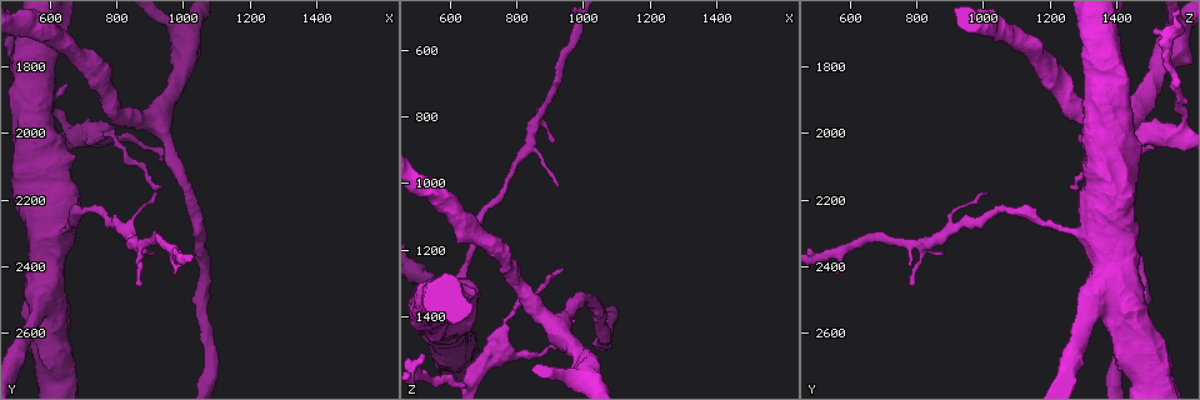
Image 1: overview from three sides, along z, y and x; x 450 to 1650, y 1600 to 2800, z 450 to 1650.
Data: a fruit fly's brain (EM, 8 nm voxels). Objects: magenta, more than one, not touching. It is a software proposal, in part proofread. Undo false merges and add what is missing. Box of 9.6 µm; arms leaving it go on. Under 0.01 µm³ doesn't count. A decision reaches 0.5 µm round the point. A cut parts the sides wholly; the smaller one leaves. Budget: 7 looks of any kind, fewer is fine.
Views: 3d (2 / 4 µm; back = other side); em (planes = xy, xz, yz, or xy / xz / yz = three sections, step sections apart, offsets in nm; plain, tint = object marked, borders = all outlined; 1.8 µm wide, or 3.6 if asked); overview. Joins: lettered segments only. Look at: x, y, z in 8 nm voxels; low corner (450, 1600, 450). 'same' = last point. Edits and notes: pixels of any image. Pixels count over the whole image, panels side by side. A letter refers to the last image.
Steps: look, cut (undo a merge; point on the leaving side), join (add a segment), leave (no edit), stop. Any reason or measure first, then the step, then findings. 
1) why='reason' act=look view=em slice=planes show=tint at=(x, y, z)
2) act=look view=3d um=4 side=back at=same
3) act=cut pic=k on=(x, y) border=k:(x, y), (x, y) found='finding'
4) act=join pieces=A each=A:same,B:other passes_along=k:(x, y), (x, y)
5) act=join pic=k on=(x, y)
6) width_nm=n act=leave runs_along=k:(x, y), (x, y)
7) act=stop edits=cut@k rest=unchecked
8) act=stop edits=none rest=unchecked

why='arms part here' act=look view=em um=3.6 slice=xy step=4 show=borders at=(750, 1990, 1500)

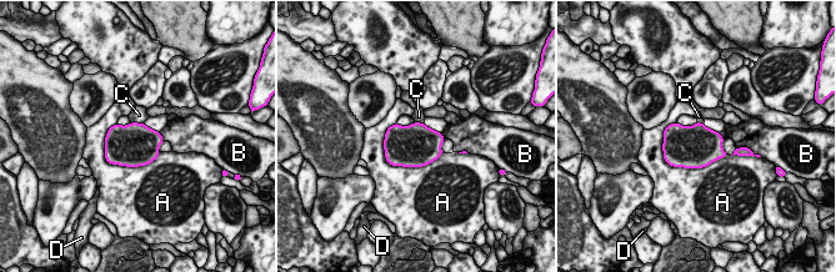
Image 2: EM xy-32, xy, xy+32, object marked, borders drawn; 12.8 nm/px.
act=leave each=A:other,B:other,C:other,D:other found='all the same cell'

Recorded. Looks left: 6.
why='thin end' act=look view=em slice=planes show=borders at=(920, 2180, 1020)

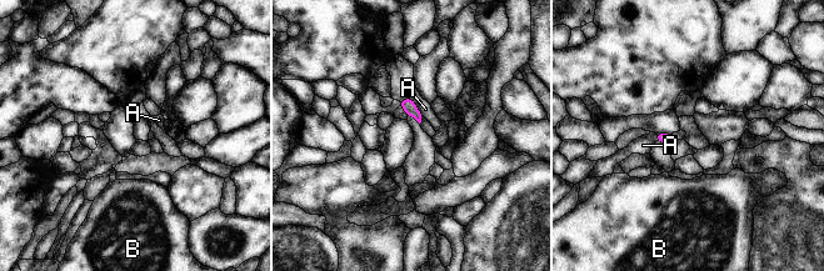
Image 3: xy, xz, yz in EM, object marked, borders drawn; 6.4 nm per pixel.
act=leave each=A:other,B:other border=3:(409, 98), (422, 115) found='no lettered segment goes on from it'

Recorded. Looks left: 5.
why='arms part here' act=look view=em slice=planes show=borders at=(860, 2330, 810)

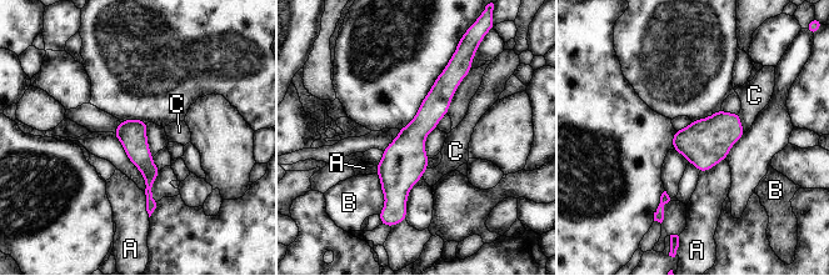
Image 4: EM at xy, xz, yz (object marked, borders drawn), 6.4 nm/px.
act=leave each=A:other,B:other,C:other found='all the same cell'

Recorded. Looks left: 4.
act=stop edits=none rest=unchecked

